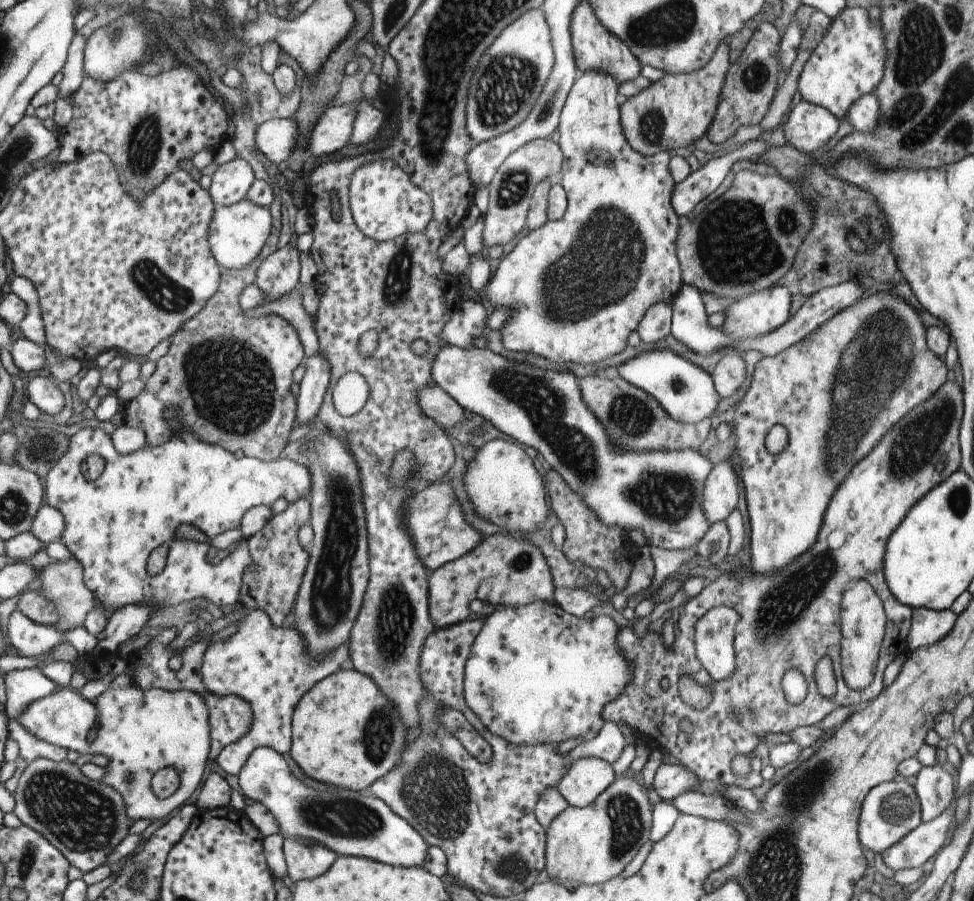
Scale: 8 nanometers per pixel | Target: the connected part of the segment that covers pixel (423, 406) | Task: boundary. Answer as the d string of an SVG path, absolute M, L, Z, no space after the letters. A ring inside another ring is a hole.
M430 384L417 392L418 405L425 416L443 429L461 424L466 412L442 388Z

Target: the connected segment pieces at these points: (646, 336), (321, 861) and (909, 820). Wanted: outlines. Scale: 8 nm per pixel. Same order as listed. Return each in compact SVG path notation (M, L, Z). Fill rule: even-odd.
M663 301L652 304L637 323L636 330L641 341L653 344L670 334L672 308Z
M303 837L283 838L281 856L286 864L284 879L290 885L318 877L336 859L336 854L325 845L317 841L307 841Z
M901 778L885 781L864 796L857 821L858 839L861 846L880 854L912 831L920 821L920 806L914 788Z

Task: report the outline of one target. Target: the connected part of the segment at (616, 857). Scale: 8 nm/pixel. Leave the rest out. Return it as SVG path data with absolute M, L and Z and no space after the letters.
M634 779L614 780L592 803L584 807L567 805L544 830L544 869L554 881L598 885L621 874L639 848L649 840L651 805Z

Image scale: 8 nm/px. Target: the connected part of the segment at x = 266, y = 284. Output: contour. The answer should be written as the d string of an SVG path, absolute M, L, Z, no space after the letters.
M289 244L277 249L261 261L254 284L271 300L281 298L299 288L299 251Z

